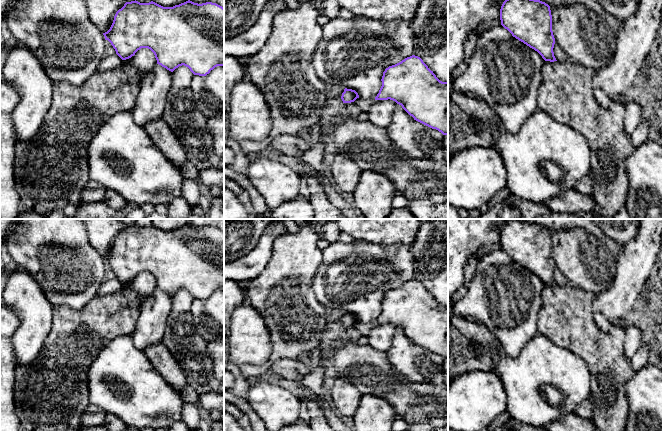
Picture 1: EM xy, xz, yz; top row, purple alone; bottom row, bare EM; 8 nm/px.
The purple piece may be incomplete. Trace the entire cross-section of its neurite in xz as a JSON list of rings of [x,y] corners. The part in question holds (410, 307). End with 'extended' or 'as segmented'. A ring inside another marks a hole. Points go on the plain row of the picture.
[[[415,279],[405,282],[401,286],[389,290],[382,300],[382,310],[375,324],[393,324],[414,342],[414,344],[448,359],[448,306],[440,305],[423,284]]]; as segmented

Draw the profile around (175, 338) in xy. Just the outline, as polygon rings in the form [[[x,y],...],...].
[[[184,289],[176,292],[171,298],[171,313],[164,332],[162,343],[173,355],[180,365],[181,370],[186,374],[187,383],[198,393],[210,392],[224,395],[224,381],[218,381],[212,375],[212,358],[206,351],[206,341],[199,335],[193,322],[191,306],[194,298]]]

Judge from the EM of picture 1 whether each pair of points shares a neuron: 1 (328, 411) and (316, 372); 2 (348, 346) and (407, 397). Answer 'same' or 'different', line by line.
1: same
2: same

